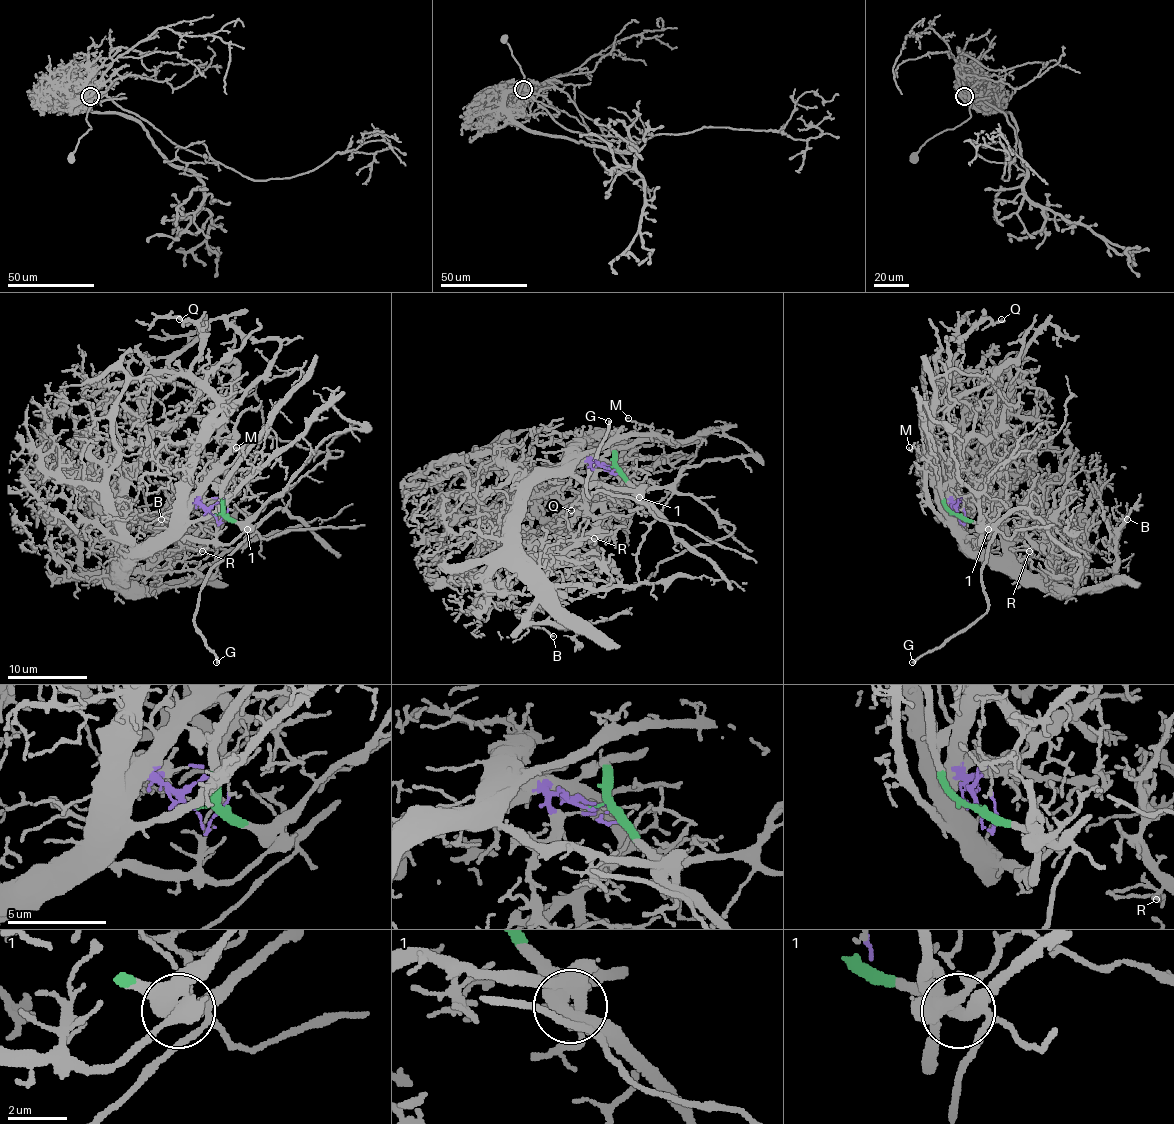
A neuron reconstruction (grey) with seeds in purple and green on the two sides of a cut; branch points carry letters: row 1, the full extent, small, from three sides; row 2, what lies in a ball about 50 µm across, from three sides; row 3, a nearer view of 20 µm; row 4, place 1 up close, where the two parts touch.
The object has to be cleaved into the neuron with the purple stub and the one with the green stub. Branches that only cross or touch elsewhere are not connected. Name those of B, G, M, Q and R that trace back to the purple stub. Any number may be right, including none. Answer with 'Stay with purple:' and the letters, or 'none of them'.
Stay with purple: B, Q, R

